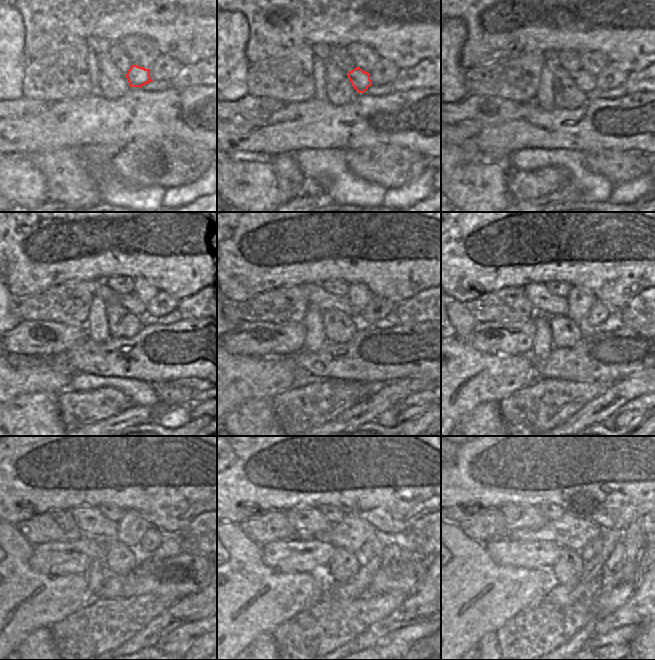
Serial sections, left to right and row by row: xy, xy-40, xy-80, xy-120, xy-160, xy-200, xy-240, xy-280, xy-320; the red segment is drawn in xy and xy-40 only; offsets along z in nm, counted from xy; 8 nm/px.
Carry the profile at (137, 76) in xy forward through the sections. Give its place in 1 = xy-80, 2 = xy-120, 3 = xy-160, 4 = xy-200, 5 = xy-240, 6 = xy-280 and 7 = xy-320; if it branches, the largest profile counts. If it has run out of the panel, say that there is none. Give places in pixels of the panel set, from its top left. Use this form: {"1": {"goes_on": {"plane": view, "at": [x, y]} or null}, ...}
{"1": {"goes_on": {"plane": "xy-80", "at": [586, 82]}}, "2": {"goes_on": {"plane": "xy-120", "at": [130, 301]}}, "3": {"goes_on": {"plane": "xy-160", "at": [318, 297]}}, "4": {"goes_on": {"plane": "xy-200", "at": [546, 303]}}, "5": {"goes_on": {"plane": "xy-240", "at": [90, 521]}}, "6": {"goes_on": {"plane": "xy-280", "at": [308, 520]}}, "7": {"goes_on": {"plane": "xy-320", "at": [517, 516]}}}

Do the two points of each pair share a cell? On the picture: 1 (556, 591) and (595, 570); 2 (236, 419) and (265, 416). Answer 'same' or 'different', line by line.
1: same
2: same

